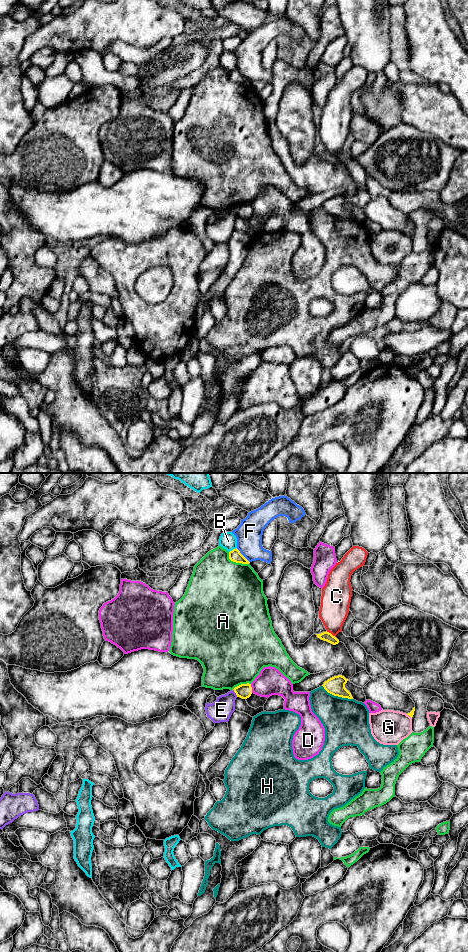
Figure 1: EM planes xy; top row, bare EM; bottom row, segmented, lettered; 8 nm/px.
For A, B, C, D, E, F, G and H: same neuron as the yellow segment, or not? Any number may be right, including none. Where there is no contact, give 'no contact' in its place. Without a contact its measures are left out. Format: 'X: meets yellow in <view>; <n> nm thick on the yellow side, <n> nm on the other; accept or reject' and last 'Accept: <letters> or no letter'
A: meets yellow in xy; 90 nm thick on the yellow side, 500 nm on the other; reject
B: meets yellow in xy; 90 nm thick on the yellow side, 140 nm on the other; reject
C: meets yellow in xy; 80 nm thick on the yellow side, 240 nm on the other; reject
D: meets yellow in xy; 120 nm thick on the yellow side, 220 nm on the other; reject
E: meets yellow in xy; 120 nm thick on the yellow side, 180 nm on the other; reject
F: meets yellow in xy; 90 nm thick on the yellow side, 220 nm on the other; reject
G: meets yellow in xy; 40 nm thick on the yellow side, 280 nm on the other; reject
H: meets yellow in xy; 140 nm thick on the yellow side, 360 nm on the other; reject
Accept: no letter

